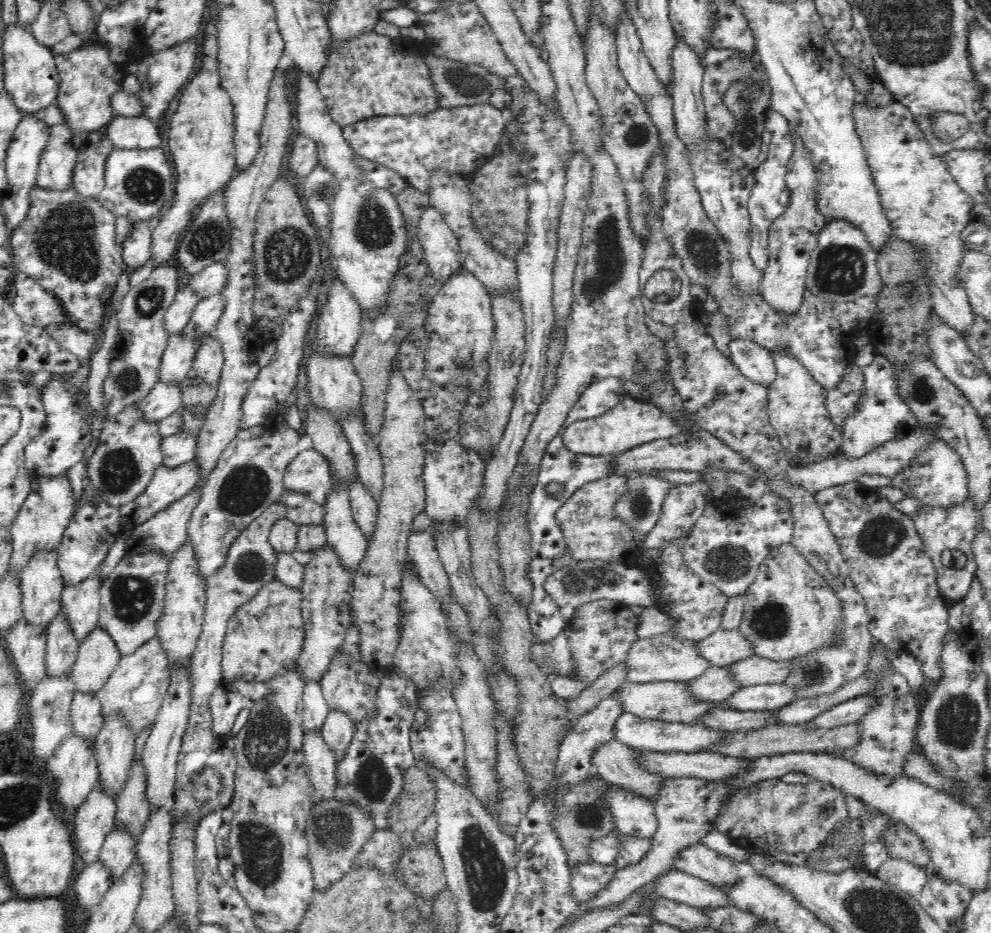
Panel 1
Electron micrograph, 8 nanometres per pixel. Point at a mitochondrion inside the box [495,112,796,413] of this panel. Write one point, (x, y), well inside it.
(608, 263)

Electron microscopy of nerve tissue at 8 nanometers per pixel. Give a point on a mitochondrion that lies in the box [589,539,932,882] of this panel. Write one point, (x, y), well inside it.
(730, 563)

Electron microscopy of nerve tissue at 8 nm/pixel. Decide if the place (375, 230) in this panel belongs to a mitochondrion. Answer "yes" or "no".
yes

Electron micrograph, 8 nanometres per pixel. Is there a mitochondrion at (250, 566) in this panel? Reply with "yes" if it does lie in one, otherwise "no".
yes

